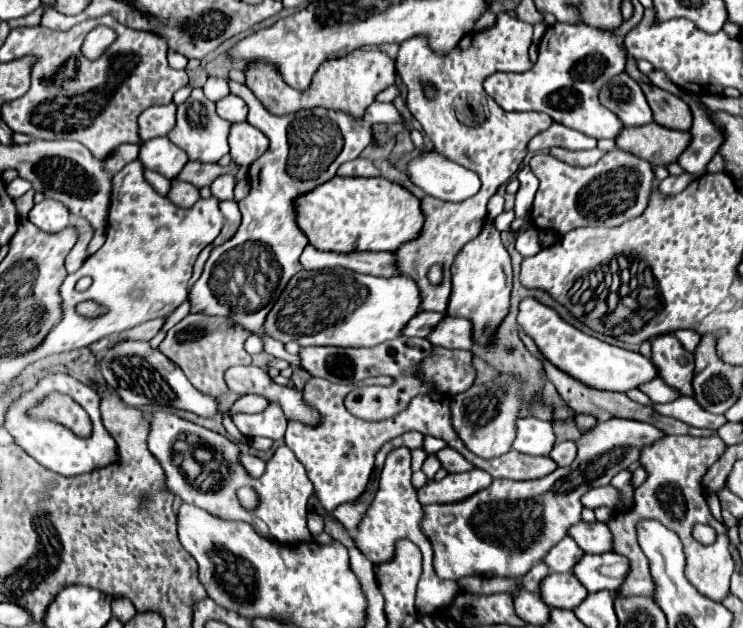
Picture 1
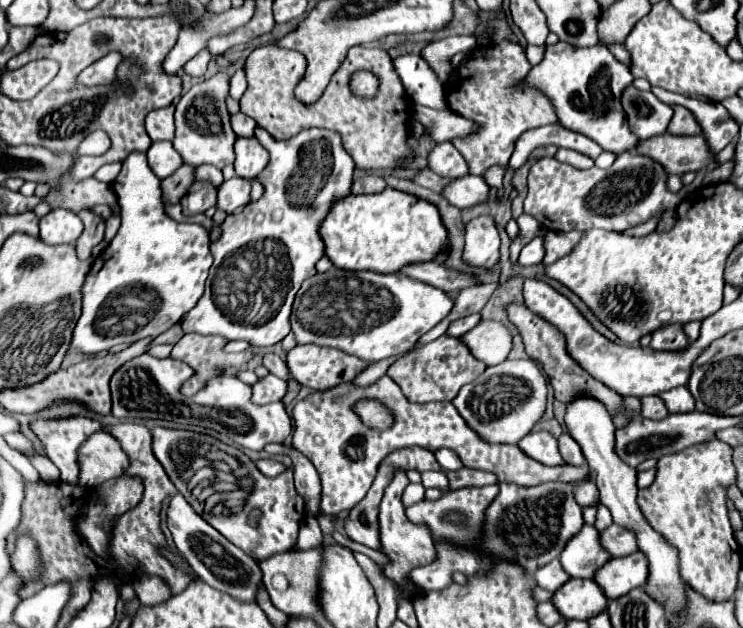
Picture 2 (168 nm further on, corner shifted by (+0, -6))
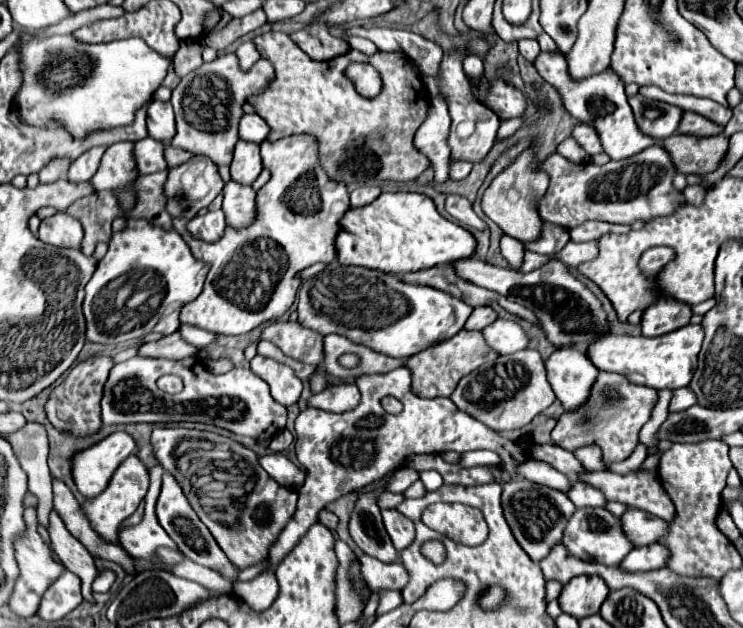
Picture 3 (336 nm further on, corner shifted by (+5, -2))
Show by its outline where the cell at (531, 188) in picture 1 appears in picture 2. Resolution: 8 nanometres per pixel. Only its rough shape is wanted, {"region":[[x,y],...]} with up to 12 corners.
{"region":[[560,124],[526,130],[508,160],[520,168],[536,146],[554,144],[598,158],[602,148]]}

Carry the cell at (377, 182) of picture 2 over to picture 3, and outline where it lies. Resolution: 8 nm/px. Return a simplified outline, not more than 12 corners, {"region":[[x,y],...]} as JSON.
{"region":[[361,186],[351,192],[351,208],[373,202],[379,186]]}

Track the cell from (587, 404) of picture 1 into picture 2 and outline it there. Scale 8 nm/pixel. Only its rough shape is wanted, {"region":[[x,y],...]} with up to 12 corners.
{"region":[[508,304],[528,356],[540,362],[556,400],[586,388],[616,410],[616,394],[566,350],[566,338],[524,304]]}

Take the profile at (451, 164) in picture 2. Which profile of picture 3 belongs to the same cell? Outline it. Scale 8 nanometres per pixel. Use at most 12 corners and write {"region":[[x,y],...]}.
{"region":[[449,160],[449,178],[463,180],[473,164]]}

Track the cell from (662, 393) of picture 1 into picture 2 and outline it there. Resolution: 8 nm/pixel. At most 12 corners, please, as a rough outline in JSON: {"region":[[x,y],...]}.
{"region":[[686,386],[660,394],[670,412],[692,412],[694,398]]}

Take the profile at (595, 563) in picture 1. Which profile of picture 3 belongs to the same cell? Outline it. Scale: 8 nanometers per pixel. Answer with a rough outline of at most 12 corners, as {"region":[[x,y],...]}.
{"region":[[661,544],[633,548],[619,564],[627,572],[665,566],[669,552]]}

